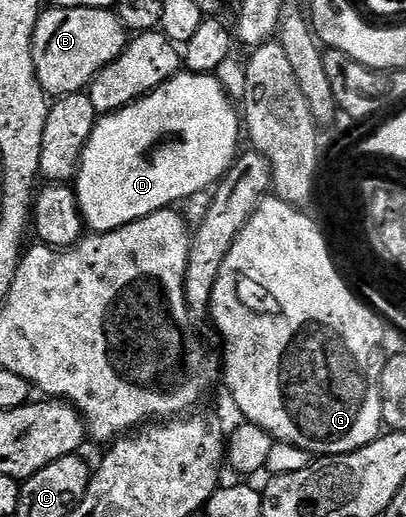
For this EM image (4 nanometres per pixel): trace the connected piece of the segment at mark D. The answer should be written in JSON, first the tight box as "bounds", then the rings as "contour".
{"bounds":[75,72,243,234],"contour":[[[182,72],[175,75],[173,78],[169,79],[169,81],[165,82],[158,90],[153,90],[149,94],[145,95],[144,98],[139,99],[137,102],[133,102],[129,106],[125,106],[121,110],[115,111],[113,114],[106,114],[104,116],[98,117],[97,123],[95,124],[95,128],[91,132],[91,136],[87,140],[87,144],[85,145],[85,151],[83,152],[83,156],[81,157],[81,167],[77,170],[77,177],[75,179],[75,193],[77,195],[77,203],[79,204],[79,208],[81,209],[81,216],[86,227],[90,226],[90,231],[99,233],[99,234],[106,234],[107,232],[111,232],[112,230],[118,230],[121,226],[126,226],[127,224],[131,224],[135,220],[139,220],[143,216],[151,216],[155,212],[159,212],[160,210],[168,210],[174,204],[173,202],[181,202],[184,198],[193,198],[196,196],[200,190],[205,190],[212,187],[214,184],[217,184],[222,178],[224,178],[226,171],[229,169],[231,165],[233,165],[233,161],[237,158],[239,154],[239,148],[237,145],[240,144],[241,138],[243,142],[243,118],[242,115],[239,113],[238,107],[237,110],[235,107],[234,99],[230,98],[228,94],[225,93],[225,89],[221,87],[219,84],[219,80],[213,74],[190,74],[188,72]]]}

